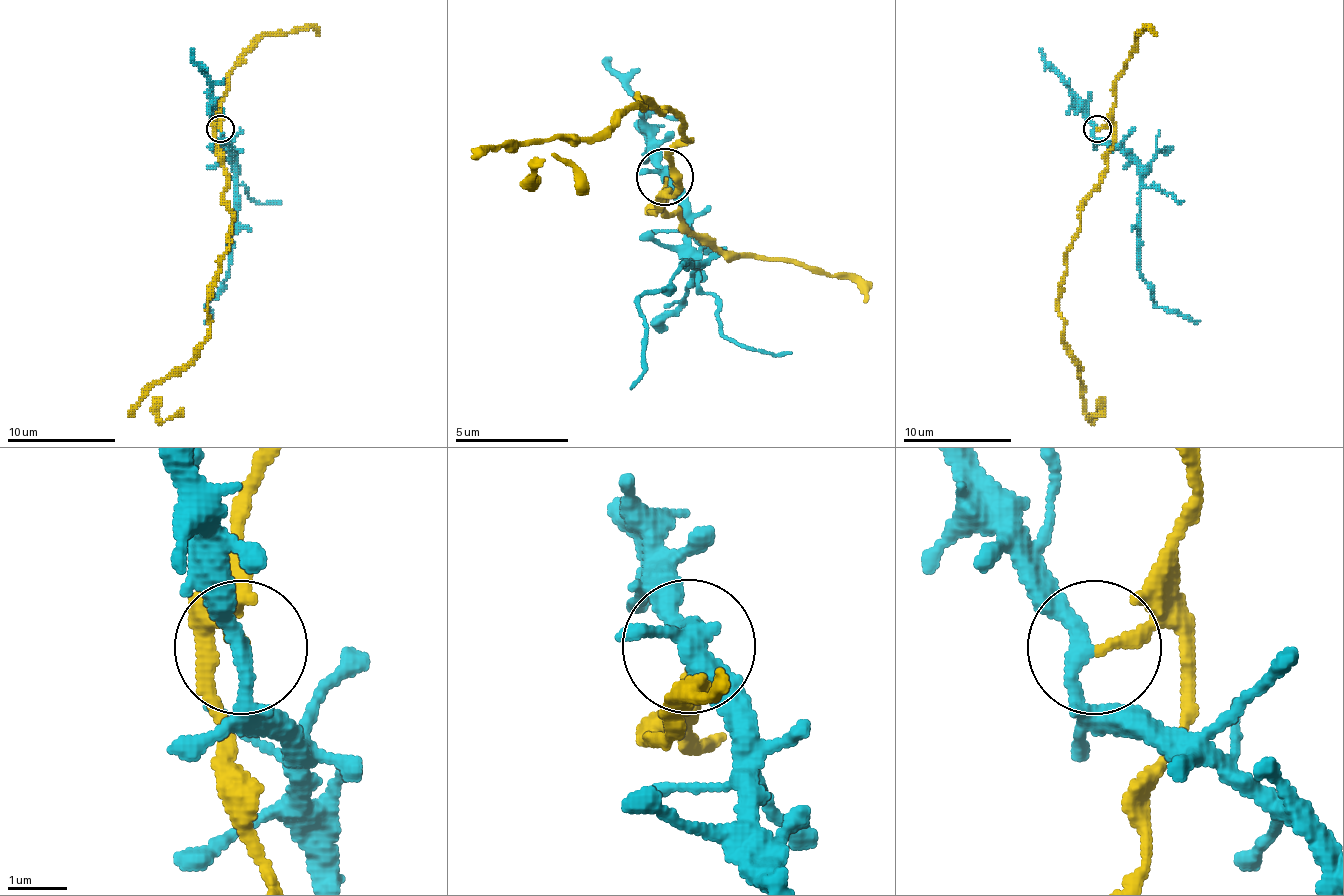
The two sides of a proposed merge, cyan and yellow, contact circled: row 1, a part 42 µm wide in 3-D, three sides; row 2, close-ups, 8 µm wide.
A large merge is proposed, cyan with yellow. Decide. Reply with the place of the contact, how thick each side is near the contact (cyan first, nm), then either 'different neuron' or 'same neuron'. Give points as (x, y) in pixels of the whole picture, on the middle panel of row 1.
(664, 177) | 280/170 nm | different neuron

